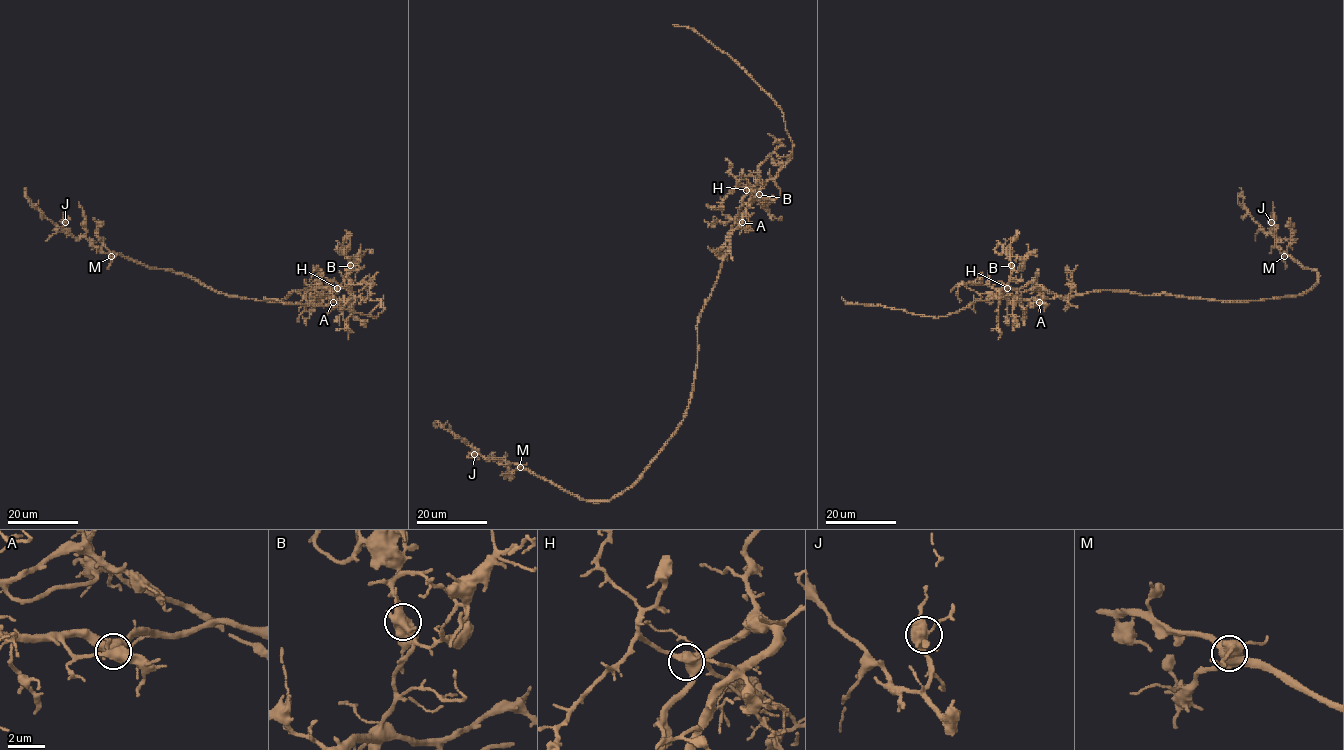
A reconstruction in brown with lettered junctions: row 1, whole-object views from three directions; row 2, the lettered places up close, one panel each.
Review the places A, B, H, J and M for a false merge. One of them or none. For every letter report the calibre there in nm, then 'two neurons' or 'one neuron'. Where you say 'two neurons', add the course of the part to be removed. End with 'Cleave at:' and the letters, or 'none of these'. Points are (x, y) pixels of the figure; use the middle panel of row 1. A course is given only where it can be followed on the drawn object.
A: calibre 500 nm; one neuron
B: calibre 550 nm; two neurons; course (758, 194), (771, 215), (782, 218)
H: calibre 550 nm; one neuron
J: calibre 550 nm; one neuron
M: calibre 550 nm; one neuron
Cleave at: B

